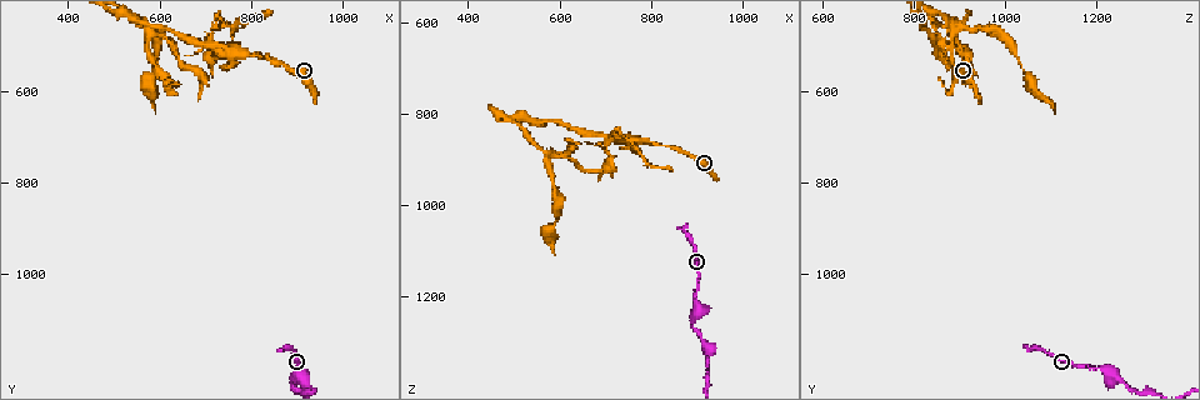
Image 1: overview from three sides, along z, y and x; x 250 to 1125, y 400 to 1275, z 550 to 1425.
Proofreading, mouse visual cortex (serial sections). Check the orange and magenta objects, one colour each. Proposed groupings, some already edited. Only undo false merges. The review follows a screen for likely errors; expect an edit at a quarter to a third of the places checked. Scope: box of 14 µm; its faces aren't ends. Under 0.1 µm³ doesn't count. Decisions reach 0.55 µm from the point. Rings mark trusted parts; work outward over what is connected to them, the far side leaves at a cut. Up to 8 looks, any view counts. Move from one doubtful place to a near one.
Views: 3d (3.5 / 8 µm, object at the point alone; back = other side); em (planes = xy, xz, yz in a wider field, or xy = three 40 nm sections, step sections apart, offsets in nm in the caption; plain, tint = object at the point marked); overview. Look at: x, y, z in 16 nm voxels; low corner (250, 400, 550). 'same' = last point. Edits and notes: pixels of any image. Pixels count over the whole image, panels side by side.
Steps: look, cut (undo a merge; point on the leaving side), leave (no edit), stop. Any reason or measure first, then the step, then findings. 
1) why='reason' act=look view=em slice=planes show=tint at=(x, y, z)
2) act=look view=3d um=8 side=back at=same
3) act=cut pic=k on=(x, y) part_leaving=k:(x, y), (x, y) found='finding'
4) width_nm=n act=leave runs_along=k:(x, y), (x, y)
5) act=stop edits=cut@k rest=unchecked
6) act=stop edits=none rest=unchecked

why='sudden change in width' act=look view=3d um=3.5 at=(890, 1235, 1255)

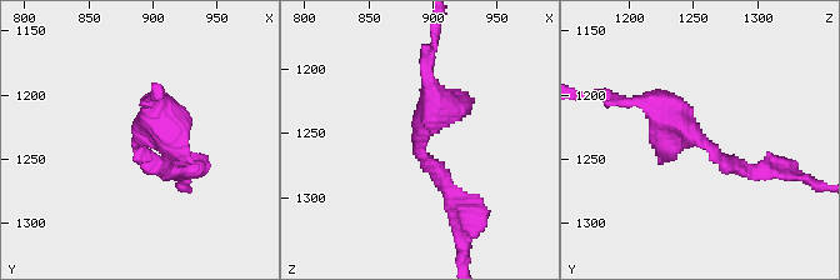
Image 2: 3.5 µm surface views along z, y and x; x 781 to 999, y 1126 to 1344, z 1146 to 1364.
arm_widths_nm=150,350 why='now the EM' act=look view=em slice=xy step=2 show=tint at=(892, 1234, 1260)

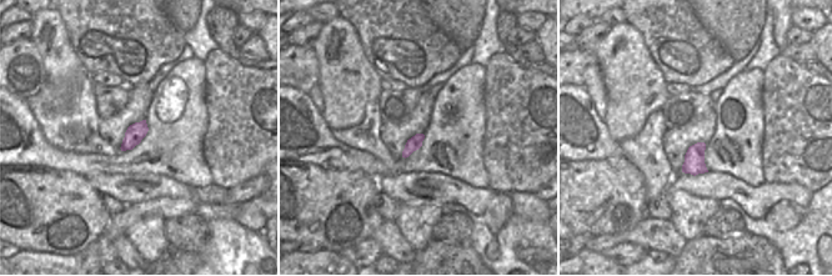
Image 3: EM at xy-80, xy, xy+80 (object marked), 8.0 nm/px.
act=leave found='one cell here'

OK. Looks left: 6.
why='branch point' act=look view=3d um=3.5 side=back at=(710, 490, 845)

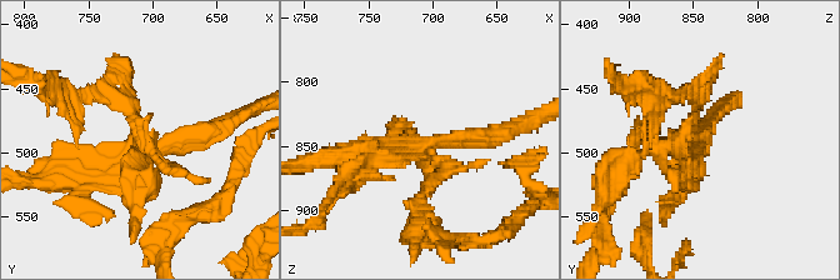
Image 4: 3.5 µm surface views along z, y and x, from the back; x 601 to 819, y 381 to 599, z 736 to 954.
act=look view=em slice=planes show=tint at=(710, 498, 850)

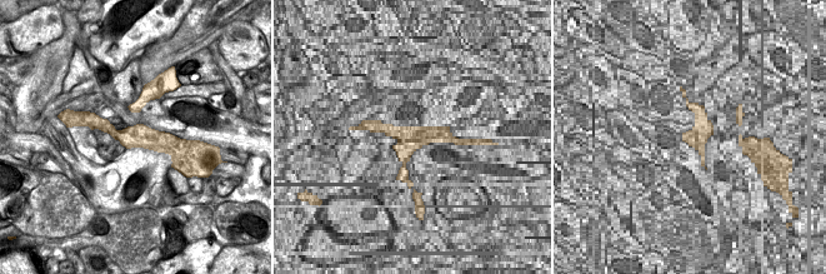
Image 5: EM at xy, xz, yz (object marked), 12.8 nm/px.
why='cut it another way' act=look view=em slice=xy step=5 show=tint at=same

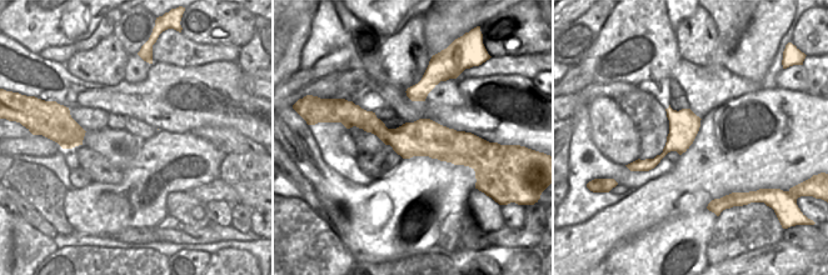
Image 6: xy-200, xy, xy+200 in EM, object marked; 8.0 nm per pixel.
width_nm=300 act=cut pic=4 on=(648, 145) part_leaving=4:(423, 158), (426, 189), (415, 244) found='a second cell is stuck on'

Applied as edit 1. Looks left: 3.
act=look view=overview

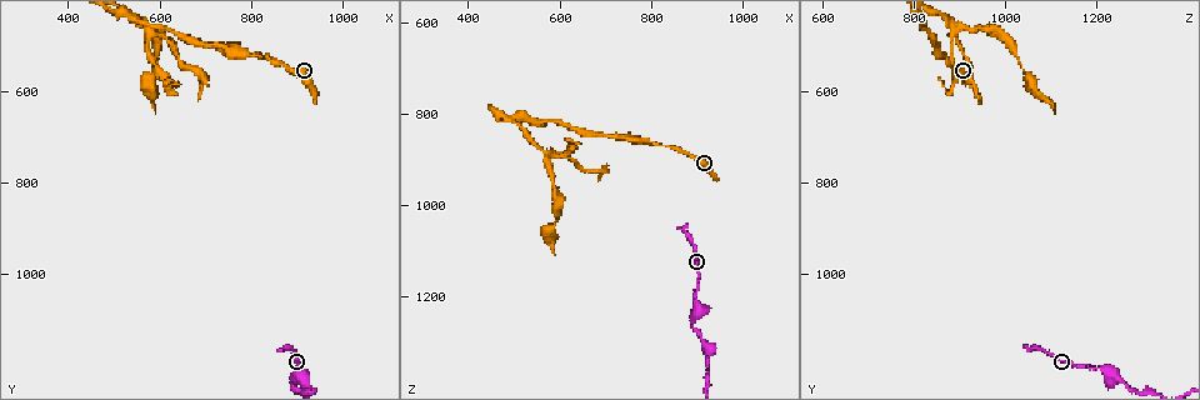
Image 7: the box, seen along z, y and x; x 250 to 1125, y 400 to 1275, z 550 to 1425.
why='looks like a crossing' act=look view=3d um=8 at=(575, 455, 890)

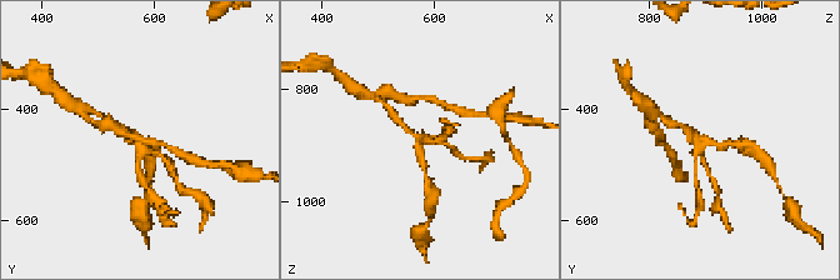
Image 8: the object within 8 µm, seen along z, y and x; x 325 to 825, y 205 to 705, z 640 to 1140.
arms=4 arm_widths_nm=100,150,200,250 why='need the tissue' act=look view=em slice=xy step=3 show=tint at=(575, 455, 885)

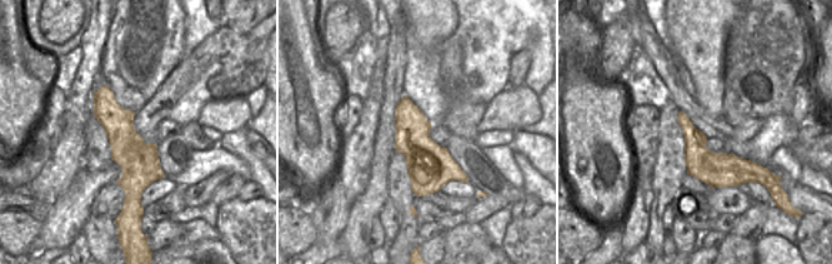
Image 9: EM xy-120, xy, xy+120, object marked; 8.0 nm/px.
act=leave runs_along=9:(104, 89), (130, 152), (130, 194) found='continuous, no second cell'

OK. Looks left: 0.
act=stop edits=cut@4 rest=unchecked

